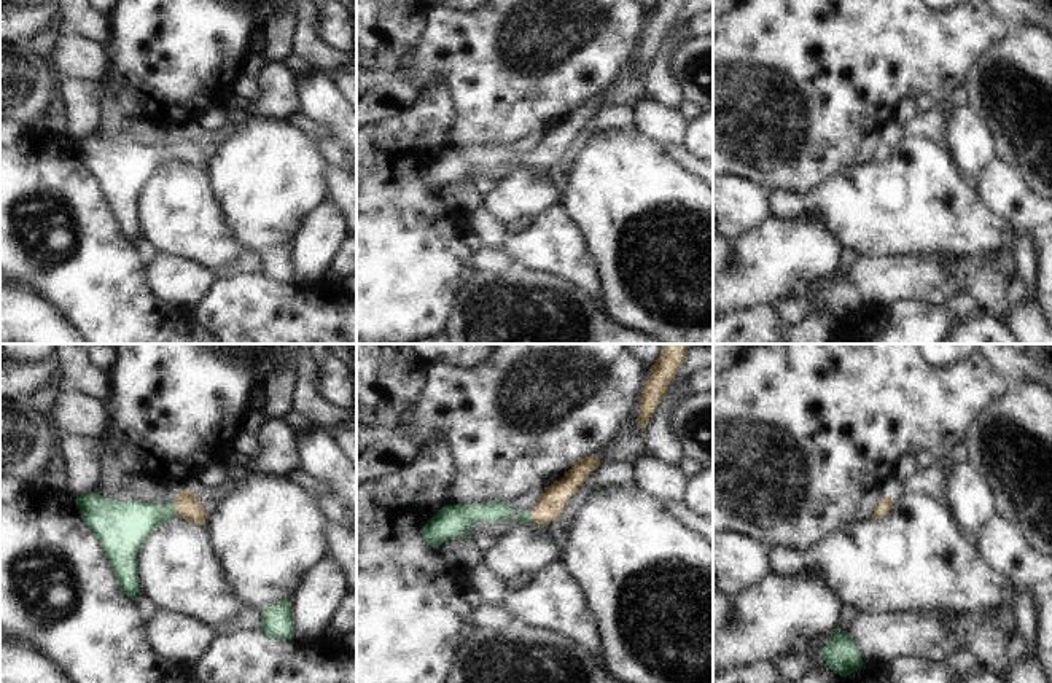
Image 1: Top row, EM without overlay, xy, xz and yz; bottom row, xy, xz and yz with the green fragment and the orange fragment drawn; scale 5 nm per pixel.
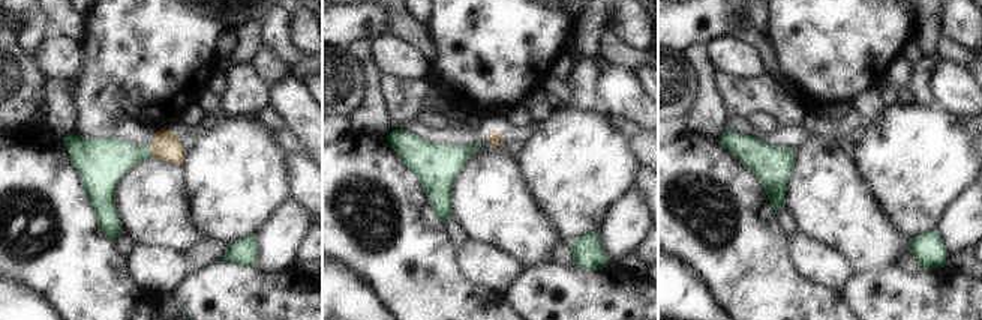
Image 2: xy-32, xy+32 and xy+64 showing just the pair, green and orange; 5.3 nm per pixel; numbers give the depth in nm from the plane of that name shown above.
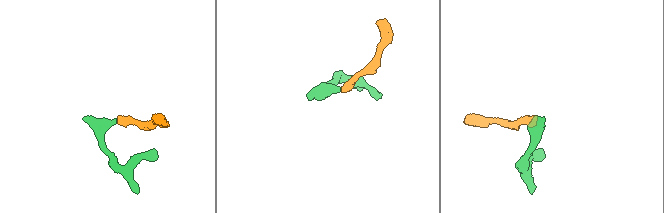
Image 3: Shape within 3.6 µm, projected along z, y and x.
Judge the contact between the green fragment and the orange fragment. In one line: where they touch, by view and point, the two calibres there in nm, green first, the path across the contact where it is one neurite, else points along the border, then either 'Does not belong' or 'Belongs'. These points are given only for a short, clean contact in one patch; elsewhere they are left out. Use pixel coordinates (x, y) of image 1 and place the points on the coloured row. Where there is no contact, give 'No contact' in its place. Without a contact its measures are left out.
Touches green at xy (174, 508). Thickness 240 nm (green) against 130 nm. Path across: xy (128, 524), (174, 508), (187, 507). Belongs.

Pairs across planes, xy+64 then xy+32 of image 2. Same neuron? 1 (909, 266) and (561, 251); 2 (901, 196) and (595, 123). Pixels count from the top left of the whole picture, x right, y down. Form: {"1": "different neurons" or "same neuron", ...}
{"1": "same neuron", "2": "same neuron"}

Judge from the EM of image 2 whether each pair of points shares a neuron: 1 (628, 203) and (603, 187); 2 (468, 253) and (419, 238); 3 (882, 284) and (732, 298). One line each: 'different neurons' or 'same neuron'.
1: different neurons
2: different neurons
3: different neurons

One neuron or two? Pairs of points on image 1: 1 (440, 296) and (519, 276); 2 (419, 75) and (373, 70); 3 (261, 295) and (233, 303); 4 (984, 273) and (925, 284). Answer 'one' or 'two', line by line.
1: two
2: two
3: one
4: one

